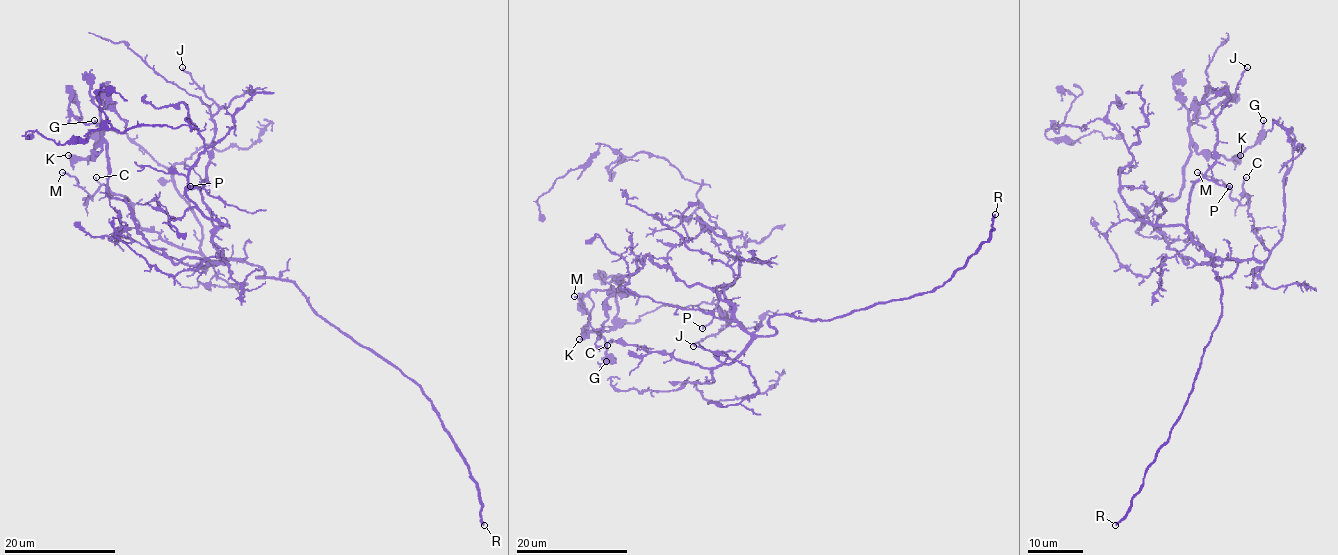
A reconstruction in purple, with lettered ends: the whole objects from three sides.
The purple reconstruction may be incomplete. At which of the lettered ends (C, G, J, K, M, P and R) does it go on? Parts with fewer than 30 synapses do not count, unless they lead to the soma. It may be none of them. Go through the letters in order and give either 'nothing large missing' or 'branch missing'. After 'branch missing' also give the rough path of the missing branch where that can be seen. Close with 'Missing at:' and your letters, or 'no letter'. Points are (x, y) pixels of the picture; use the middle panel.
C: nothing large missing
G: nothing large missing
J: nothing large missing
K: nothing large missing
M: nothing large missing
P: branch missing; missing branch runs (702, 328), (685, 329), (652, 322), (611, 300)
R: branch missing
Missing at: P, R

